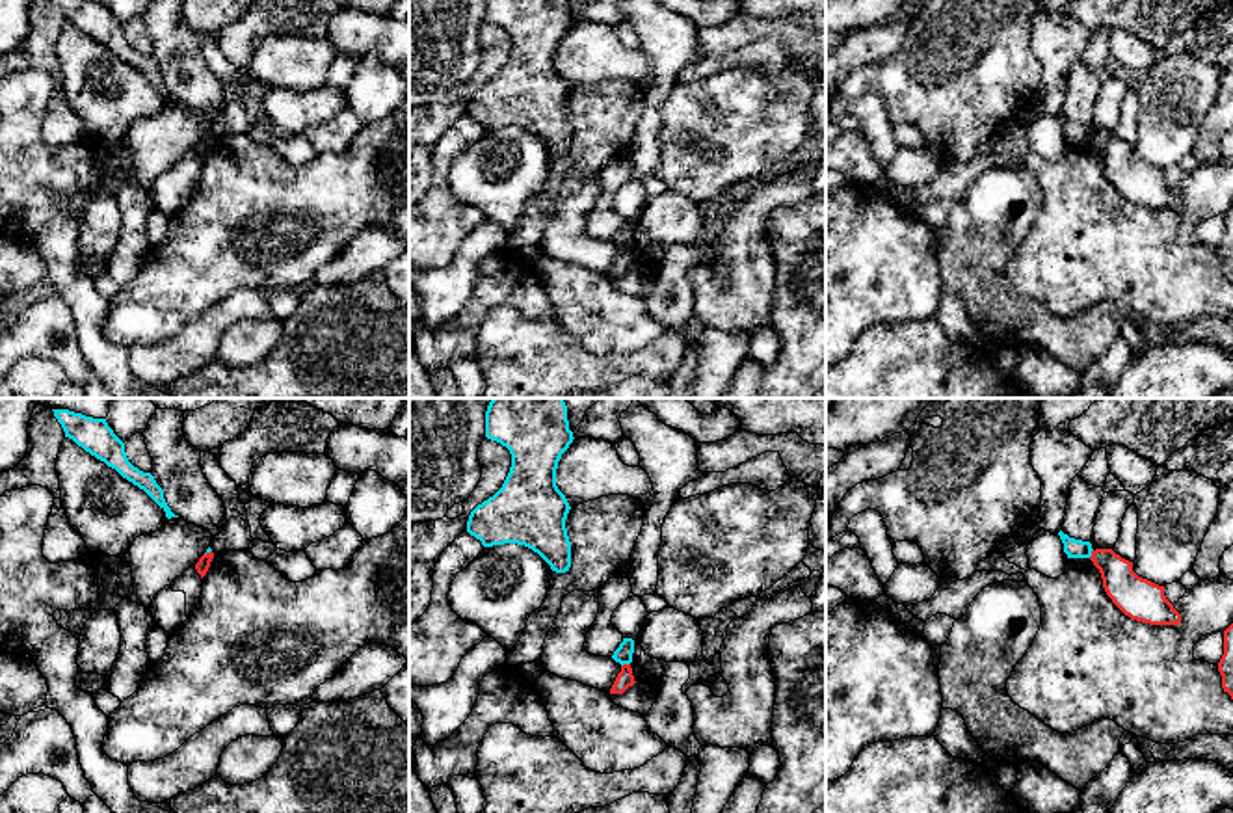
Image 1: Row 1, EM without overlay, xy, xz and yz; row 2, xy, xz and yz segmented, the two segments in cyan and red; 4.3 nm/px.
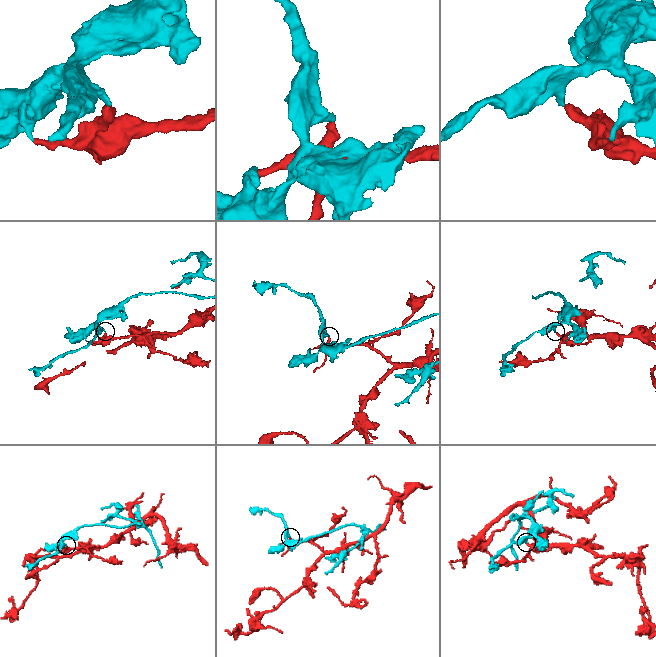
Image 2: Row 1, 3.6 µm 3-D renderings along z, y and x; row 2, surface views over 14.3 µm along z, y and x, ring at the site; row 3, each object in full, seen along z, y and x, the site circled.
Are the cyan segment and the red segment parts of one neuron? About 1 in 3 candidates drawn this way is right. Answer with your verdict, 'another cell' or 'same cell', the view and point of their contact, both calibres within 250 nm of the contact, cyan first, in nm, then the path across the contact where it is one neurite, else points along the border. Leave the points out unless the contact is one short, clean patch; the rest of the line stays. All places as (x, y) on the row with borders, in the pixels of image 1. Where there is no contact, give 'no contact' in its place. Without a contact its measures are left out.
another cell; meets cyan in xz at (625, 663); 80 nm thick on the cyan side, 70 nm on the other; border along xz (629, 663), (622, 666)

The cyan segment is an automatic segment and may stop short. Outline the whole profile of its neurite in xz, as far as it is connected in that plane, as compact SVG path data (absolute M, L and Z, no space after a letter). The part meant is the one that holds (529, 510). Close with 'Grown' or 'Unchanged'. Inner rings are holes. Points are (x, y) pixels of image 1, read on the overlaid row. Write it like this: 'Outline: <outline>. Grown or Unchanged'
Outline: M493 398L485 411L485 437L510 450L511 467L502 487L471 512L467 532L484 547L524 545L537 553L552 571L569 571L571 541L565 519L571 506L556 486L558 461L575 439L563 398Z. Unchanged

